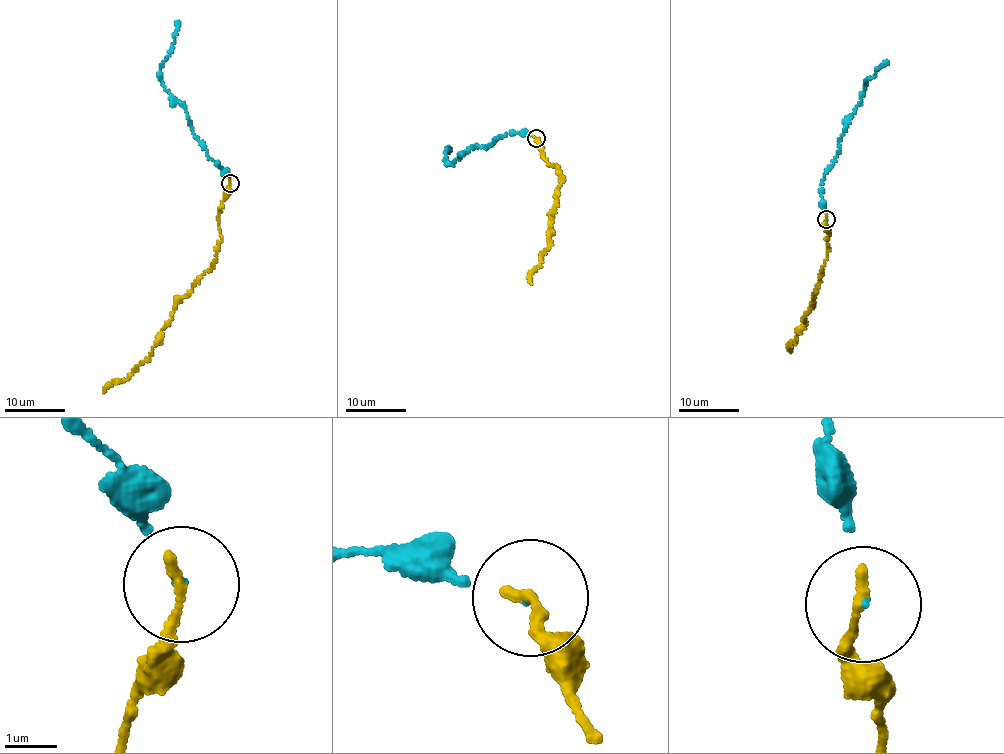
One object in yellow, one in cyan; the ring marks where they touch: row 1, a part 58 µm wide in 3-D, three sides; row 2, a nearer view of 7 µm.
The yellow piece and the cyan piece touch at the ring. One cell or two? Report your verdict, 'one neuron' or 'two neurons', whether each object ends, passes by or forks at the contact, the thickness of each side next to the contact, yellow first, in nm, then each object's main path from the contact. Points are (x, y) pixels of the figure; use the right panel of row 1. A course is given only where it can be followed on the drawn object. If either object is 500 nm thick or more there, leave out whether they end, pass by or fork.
one neuron | yellow ends | cyan ends | 200/40 nm | yellow via (826, 219), (828, 256), (811, 309), (804, 319), (805, 327), (791, 349), (788, 345), (790, 353) | cyan via (826, 219), (822, 198), (823, 177), (838, 153), (840, 135), (860, 101), (865, 81), (887, 62)

